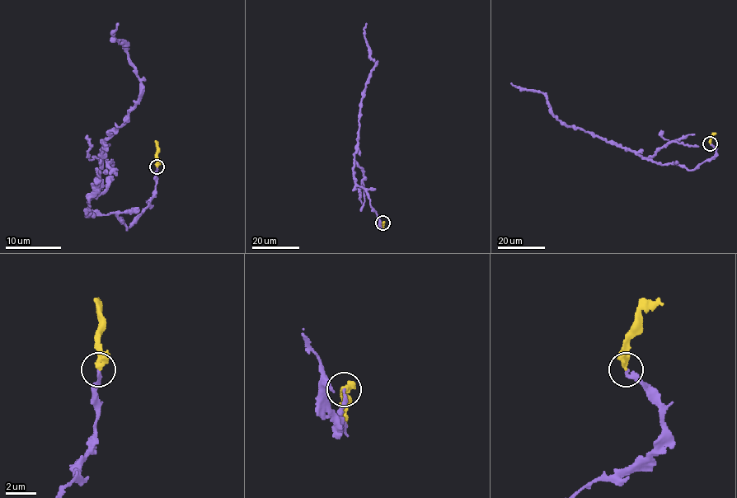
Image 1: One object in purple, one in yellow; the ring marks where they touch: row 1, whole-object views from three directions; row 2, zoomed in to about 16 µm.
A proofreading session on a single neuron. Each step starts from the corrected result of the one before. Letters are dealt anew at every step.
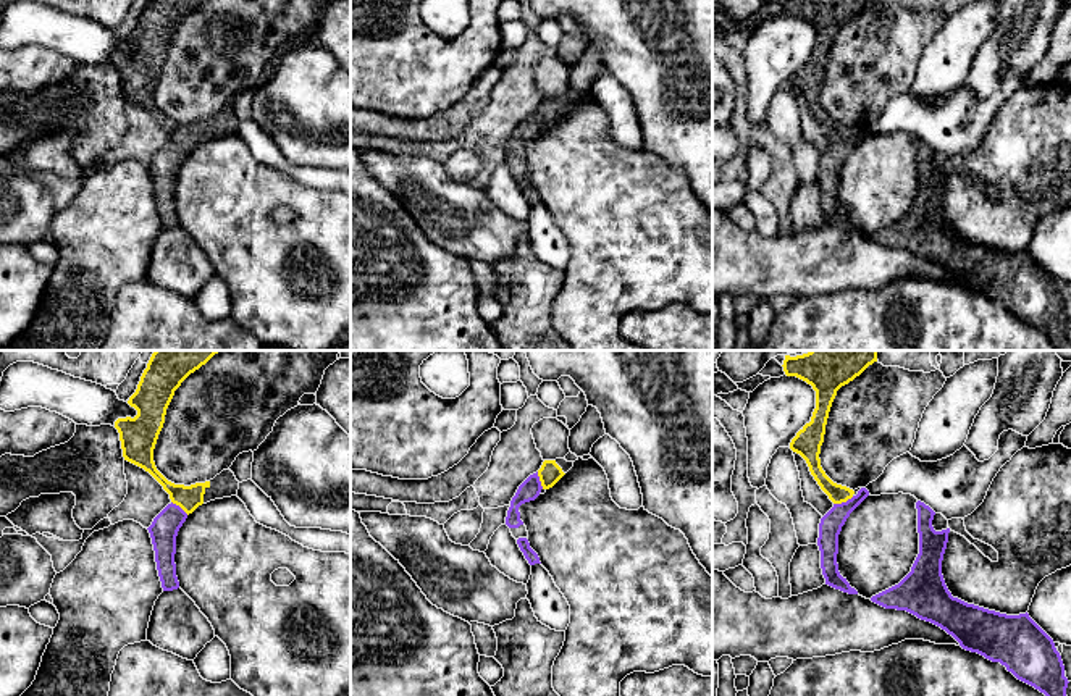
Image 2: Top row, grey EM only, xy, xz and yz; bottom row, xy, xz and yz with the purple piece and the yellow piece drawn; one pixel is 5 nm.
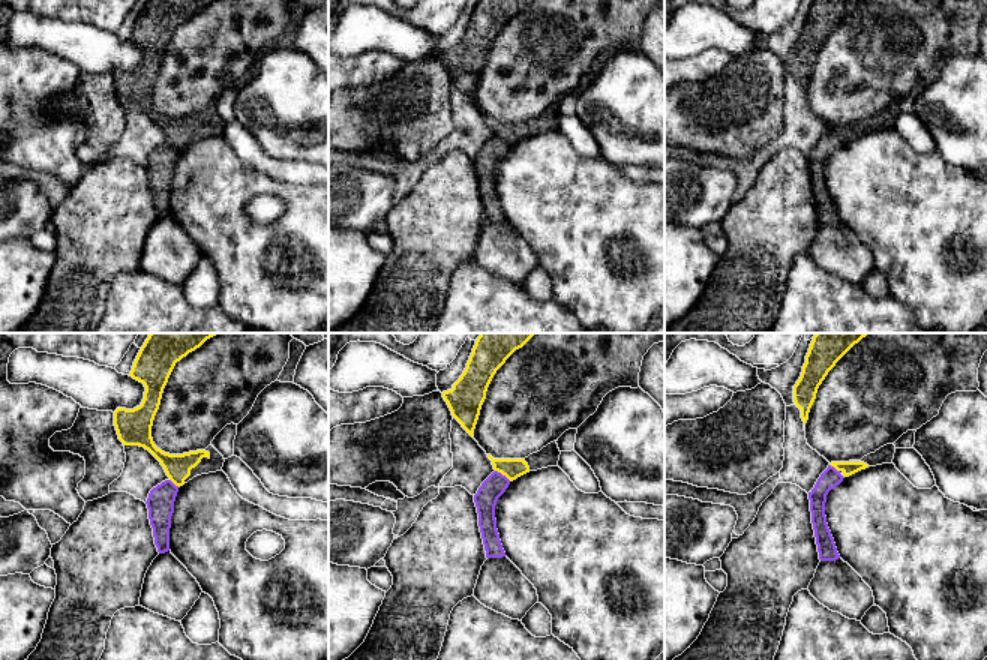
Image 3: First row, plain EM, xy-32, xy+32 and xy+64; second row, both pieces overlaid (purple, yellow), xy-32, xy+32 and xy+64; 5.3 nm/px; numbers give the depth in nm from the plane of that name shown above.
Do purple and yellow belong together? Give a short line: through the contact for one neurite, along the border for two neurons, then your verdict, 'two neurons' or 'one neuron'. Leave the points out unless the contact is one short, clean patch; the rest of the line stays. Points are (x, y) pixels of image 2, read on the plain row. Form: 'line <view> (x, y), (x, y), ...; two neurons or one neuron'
line yz (831, 162), (844, 141), (837, 131); one neuron

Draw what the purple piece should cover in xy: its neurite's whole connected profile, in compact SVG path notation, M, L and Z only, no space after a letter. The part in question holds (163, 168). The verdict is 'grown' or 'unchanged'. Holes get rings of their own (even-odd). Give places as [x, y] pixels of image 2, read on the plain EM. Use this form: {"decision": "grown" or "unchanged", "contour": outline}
{"decision": "grown", "contour": "M149 0L136 31L128 42L137 48L134 57L118 57L124 99L149 110L170 132L171 140L147 166L163 229L179 226L176 215L176 174L187 153L199 144L237 132L239 119L228 107L205 121L191 124L168 119L155 105L153 87L165 61L166 47L181 21L207 0Z"}

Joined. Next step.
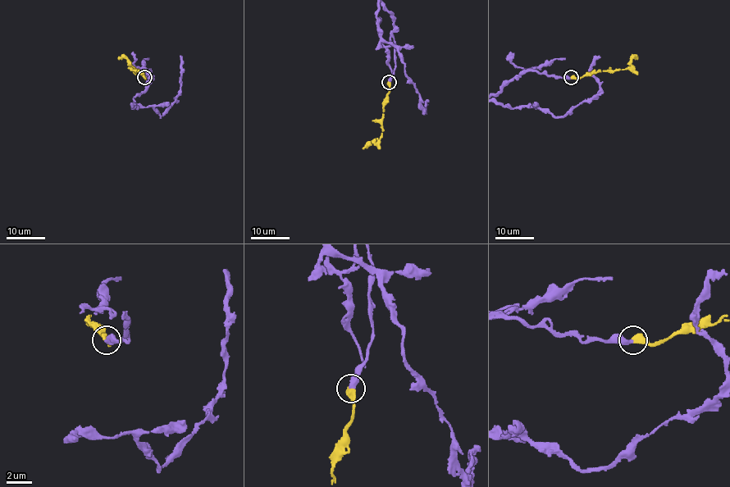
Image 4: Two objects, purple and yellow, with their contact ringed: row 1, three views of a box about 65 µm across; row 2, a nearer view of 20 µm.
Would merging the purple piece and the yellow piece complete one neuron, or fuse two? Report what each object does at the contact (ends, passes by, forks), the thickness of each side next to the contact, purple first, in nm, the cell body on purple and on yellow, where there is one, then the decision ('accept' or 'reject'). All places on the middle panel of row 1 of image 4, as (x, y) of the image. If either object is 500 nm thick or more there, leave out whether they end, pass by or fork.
purple ends | yellow ends | 400/420 nm | purple none | yellow none | accept

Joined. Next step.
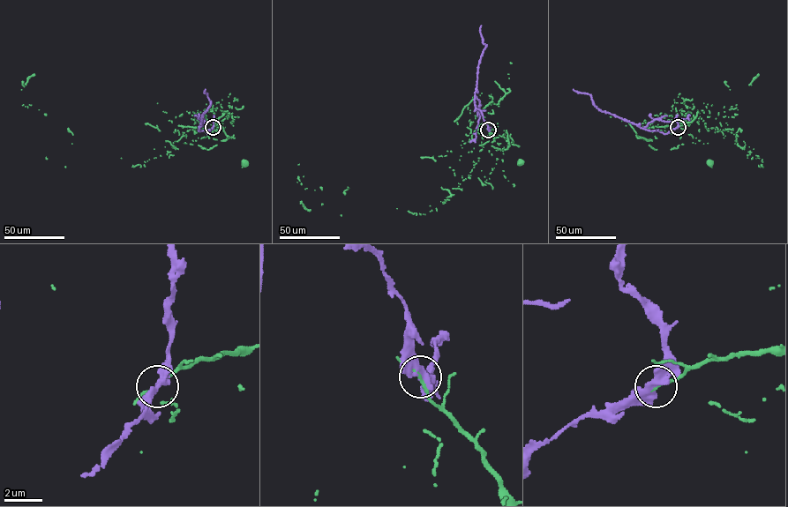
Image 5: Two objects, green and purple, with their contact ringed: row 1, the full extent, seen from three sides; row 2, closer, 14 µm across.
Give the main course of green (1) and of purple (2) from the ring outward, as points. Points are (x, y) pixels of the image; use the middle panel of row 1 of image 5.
1: (489, 130), (493, 141), (521, 161)
2: (489, 130), (474, 100), (479, 62), (485, 47), (480, 33), (481, 26)

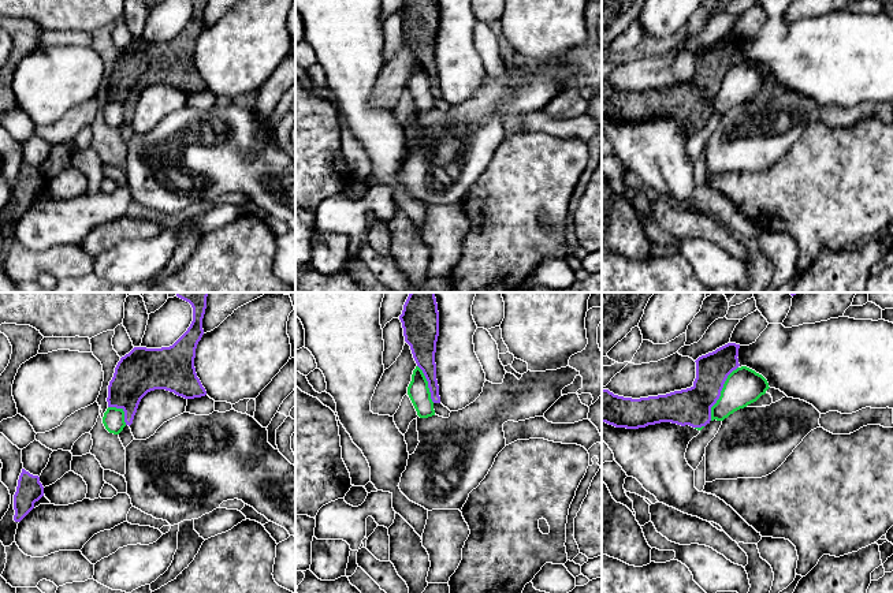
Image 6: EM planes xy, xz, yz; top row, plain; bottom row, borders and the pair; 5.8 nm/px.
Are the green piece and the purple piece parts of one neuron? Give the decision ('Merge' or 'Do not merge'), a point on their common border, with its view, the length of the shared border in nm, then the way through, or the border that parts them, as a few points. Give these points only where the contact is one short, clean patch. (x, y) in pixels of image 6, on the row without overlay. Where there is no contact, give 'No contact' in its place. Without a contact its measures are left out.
Do not merge. Touches green at yz (721, 88). Shared border 360 nm

